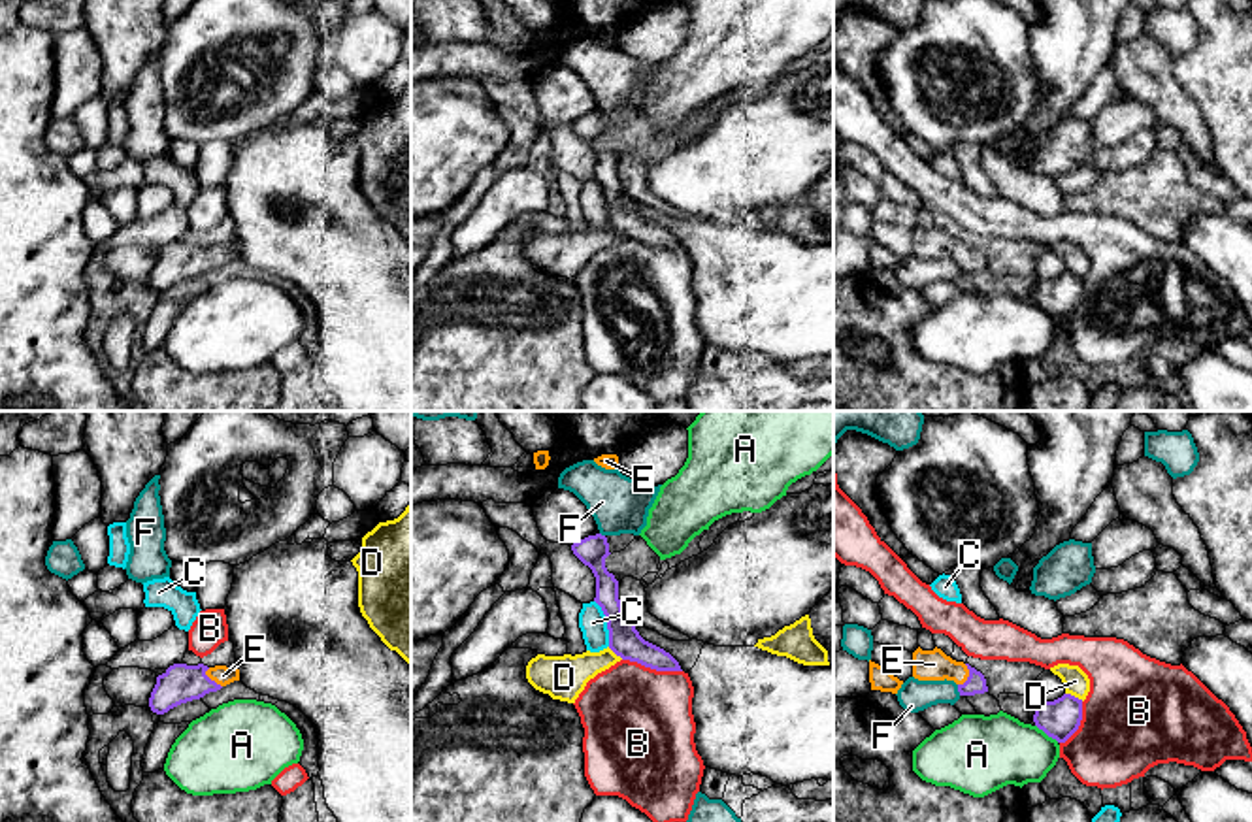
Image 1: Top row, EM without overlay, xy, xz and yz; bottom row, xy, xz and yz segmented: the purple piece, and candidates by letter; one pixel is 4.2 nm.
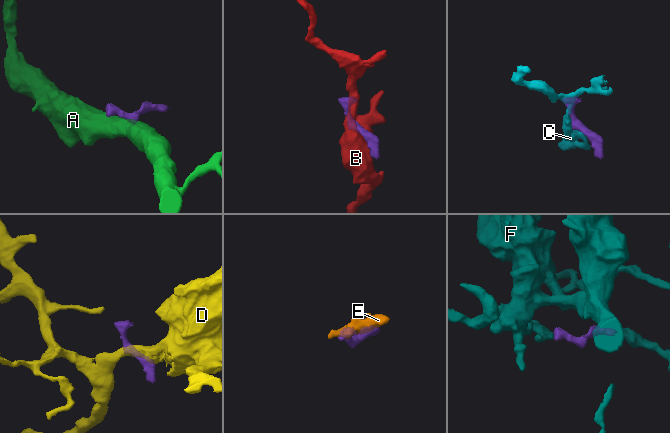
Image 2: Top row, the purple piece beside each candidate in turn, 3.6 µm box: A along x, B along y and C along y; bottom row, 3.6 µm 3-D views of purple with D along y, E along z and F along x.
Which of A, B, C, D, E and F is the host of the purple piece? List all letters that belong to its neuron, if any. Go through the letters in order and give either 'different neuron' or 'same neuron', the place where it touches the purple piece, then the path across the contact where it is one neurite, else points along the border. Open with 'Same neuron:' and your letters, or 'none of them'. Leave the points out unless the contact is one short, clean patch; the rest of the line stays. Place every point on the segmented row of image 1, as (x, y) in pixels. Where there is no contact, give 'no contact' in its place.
Same neuron: E
A: different neuron; meets purple in yz at (1047, 734); border along yz (1036, 724), (1058, 741)
B: different neuron; meets purple in xz at (653, 668)
C: different neuron; meets purple in xz at (608, 623); border along xz (594, 600), (604, 615), (609, 645)
D: different neuron; meets purple in yz at (1073, 696)
E: same neuron; meets purple in yz at (970, 675); runs through yz (975, 683), (970, 675), (934, 664)
F: different neuron; meets purple in yz at (958, 690)

